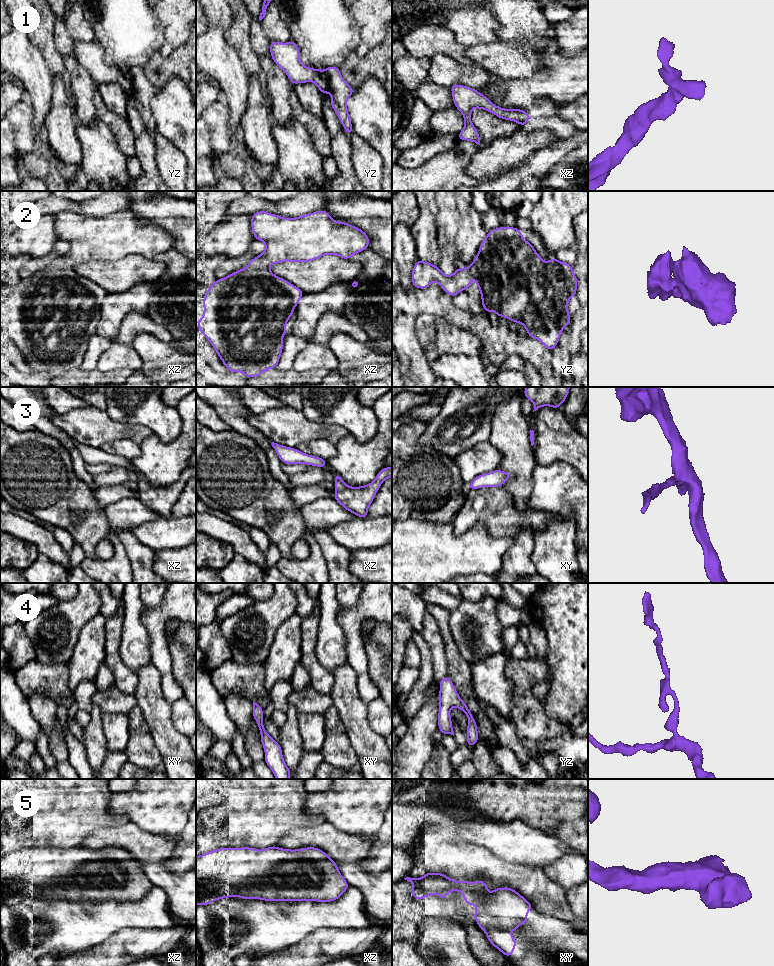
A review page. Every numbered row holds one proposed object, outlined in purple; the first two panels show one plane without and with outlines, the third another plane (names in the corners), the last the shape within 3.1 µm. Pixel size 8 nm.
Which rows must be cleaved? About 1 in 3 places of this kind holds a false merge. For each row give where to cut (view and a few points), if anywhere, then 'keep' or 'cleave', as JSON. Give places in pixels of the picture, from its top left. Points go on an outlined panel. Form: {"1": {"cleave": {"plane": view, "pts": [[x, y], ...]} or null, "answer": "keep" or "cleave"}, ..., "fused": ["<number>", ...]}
{"1": {"cleave": null, "answer": "keep"}, "2": {"cleave": null, "answer": "keep"}, "3": {"cleave": null, "answer": "keep"}, "4": {"cleave": null, "answer": "keep"}, "5": {"cleave": null, "answer": "keep"}, "fused": []}

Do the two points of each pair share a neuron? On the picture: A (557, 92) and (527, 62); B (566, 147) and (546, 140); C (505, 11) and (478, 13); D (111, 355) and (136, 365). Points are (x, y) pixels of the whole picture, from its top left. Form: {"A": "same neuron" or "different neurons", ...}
{"A": "different neurons", "B": "different neurons", "C": "different neurons", "D": "same neuron"}

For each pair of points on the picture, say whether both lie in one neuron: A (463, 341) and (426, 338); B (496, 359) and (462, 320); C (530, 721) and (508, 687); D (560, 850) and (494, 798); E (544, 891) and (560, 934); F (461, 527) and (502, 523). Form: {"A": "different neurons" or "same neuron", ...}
{"A": "same neuron", "B": "same neuron", "C": "different neurons", "D": "different neurons", "E": "different neurons", "F": "same neuron"}

